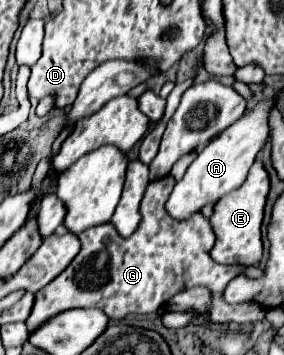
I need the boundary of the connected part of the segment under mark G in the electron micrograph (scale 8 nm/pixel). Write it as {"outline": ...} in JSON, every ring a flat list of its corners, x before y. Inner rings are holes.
{"outline":[[167,174,159,182,151,182,147,186,145,198,141,202,141,216,143,218,141,218,141,224,131,238,119,238,111,224,93,226,93,228,87,228,79,234,81,250,73,258,71,266,67,266,67,270,63,270,63,274,59,274,59,278,55,278,55,282,49,282,43,290,39,290,39,294,35,294,31,314,25,320,29,334,33,334,37,328,41,328,53,316,57,316,65,310,71,310,71,308,99,308,113,320,123,320,127,314,151,314,151,312,157,312,167,302,167,298,171,298,179,290,191,288,191,286,207,286,211,290,215,302,213,302,209,318,213,322,219,322,219,324,229,324,229,322,253,324,253,322,259,322,265,318,265,310,261,306,251,304,251,302,239,304,239,306,227,306,227,302,223,302,223,290,225,290,227,282,231,278,235,278,243,270,243,266,223,266,223,264,217,264,211,260,209,252,211,252,211,246,215,242,215,234,211,230,209,220,201,212,195,212,187,220,175,220,167,214,165,202,167,202,173,186,175,186,175,178,171,174]]}

